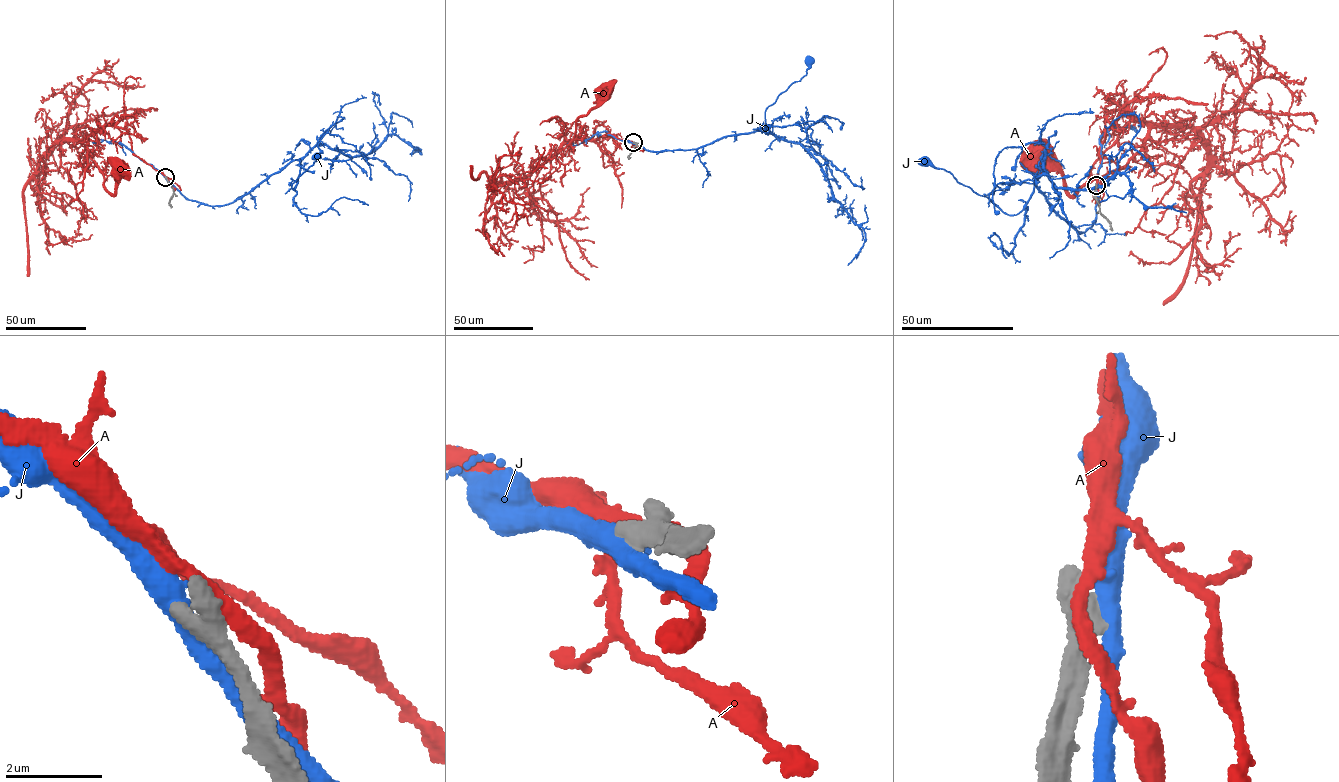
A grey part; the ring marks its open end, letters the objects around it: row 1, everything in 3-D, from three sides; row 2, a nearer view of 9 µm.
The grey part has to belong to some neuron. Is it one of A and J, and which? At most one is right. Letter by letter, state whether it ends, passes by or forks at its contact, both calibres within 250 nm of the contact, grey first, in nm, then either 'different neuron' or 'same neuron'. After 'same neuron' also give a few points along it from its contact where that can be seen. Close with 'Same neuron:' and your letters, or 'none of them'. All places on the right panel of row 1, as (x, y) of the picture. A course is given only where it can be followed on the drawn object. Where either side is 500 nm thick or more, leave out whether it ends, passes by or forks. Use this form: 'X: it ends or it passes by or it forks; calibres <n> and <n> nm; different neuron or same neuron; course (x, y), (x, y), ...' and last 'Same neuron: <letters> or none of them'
A: calibres 600 and 280 nm; different neuron
J: calibres 550 and 440 nm; different neuron
Same neuron: none of them

